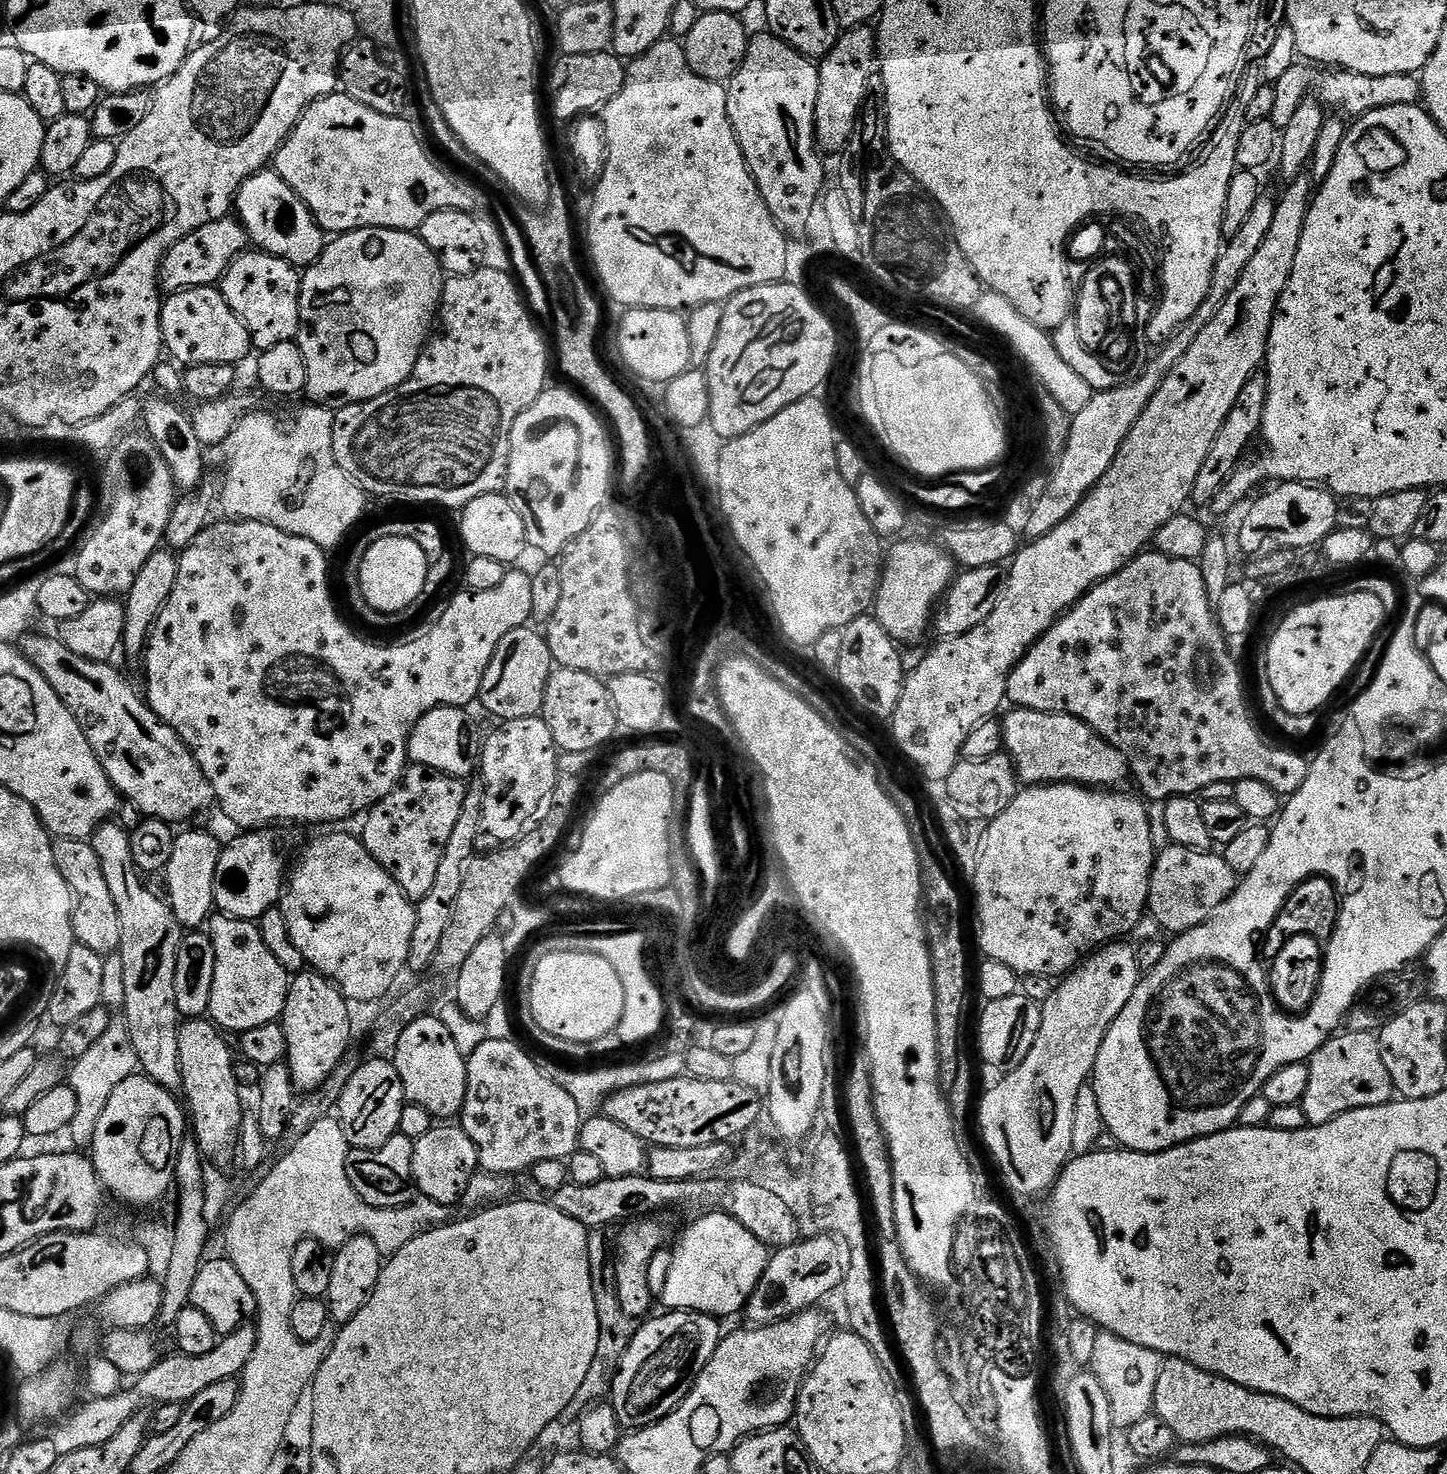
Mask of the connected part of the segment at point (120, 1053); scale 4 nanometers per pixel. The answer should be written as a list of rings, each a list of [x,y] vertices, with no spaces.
[[[113,1022],[106,1034],[102,1034],[102,1038],[98,1038],[98,1042],[94,1042],[94,1046],[82,1054],[82,1058],[74,1061],[71,1068],[70,1083],[74,1095],[78,1097],[78,1110],[74,1114],[74,1122],[70,1122],[67,1135],[72,1136],[73,1149],[88,1150],[92,1146],[94,1130],[98,1130],[98,1118],[102,1118],[102,1110],[106,1110],[106,1102],[110,1102],[110,1094],[114,1094],[114,1090],[118,1090],[126,1078],[138,1072],[134,1046],[130,1042],[127,1027],[123,1023]]]

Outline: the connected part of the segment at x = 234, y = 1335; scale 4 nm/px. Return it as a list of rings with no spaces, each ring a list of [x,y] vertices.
[[[247,1324],[219,1339],[214,1350],[206,1356],[182,1355],[176,1352],[166,1359],[163,1357],[152,1369],[137,1377],[133,1383],[135,1385],[128,1390],[122,1388],[114,1396],[92,1398],[88,1400],[88,1404],[80,1408],[78,1406],[60,1422],[62,1424],[55,1431],[51,1431],[50,1437],[57,1445],[60,1455],[73,1453],[74,1450],[100,1448],[118,1434],[118,1430],[134,1413],[151,1407],[148,1405],[152,1403],[158,1406],[168,1403],[184,1405],[199,1391],[206,1390],[211,1383],[239,1377],[254,1354],[256,1341],[255,1325]]]

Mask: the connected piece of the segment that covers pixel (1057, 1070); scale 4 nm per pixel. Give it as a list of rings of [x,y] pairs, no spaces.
[[[1113,942],[1097,948],[1055,985],[1052,996],[1042,1006],[1038,1038],[1034,1038],[1030,1054],[1022,1058],[1019,1066],[1005,1071],[1001,1075],[1004,1077],[980,1100],[980,1132],[984,1135],[984,1144],[996,1159],[999,1175],[1007,1174],[1012,1180],[1008,1188],[1013,1193],[1018,1190],[1037,1192],[1052,1186],[1073,1155],[1078,1090],[1089,1083],[1108,1027],[1122,1014],[1126,1002],[1130,1002],[1130,994],[1134,994],[1142,975],[1136,961],[1136,948],[1124,943],[1128,942]]]

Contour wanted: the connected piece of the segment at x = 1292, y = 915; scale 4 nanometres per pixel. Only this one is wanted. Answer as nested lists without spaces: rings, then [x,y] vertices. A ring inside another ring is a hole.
[[[1318,870],[1309,876],[1300,877],[1300,881],[1287,887],[1285,898],[1275,912],[1272,912],[1272,918],[1266,930],[1259,932],[1254,962],[1262,966],[1264,974],[1272,977],[1278,954],[1285,949],[1289,941],[1305,939],[1316,945],[1323,953],[1328,952],[1331,949],[1331,943],[1335,941],[1336,933],[1339,932],[1345,903],[1346,894],[1342,893],[1342,885],[1337,876],[1330,876]]]

